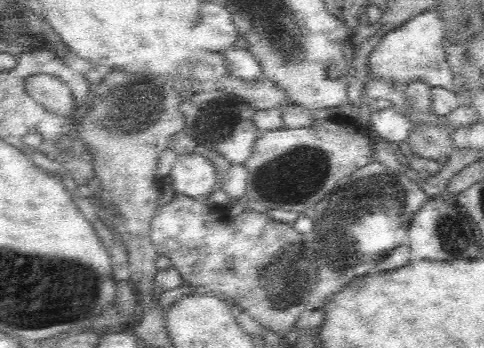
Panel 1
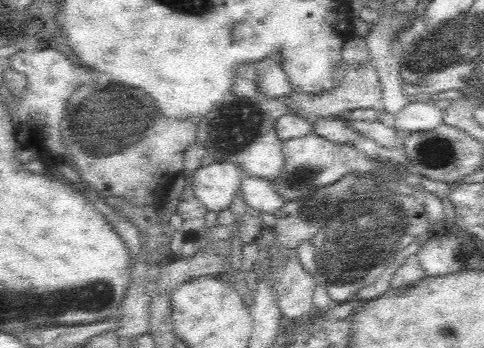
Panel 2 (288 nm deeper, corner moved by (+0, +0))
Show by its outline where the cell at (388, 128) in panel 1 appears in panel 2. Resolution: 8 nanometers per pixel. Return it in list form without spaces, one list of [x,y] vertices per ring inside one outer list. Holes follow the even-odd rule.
[[[414,98],[394,118],[392,126],[396,126],[400,132],[428,132],[444,124],[444,114],[446,112],[436,104],[422,98]]]

